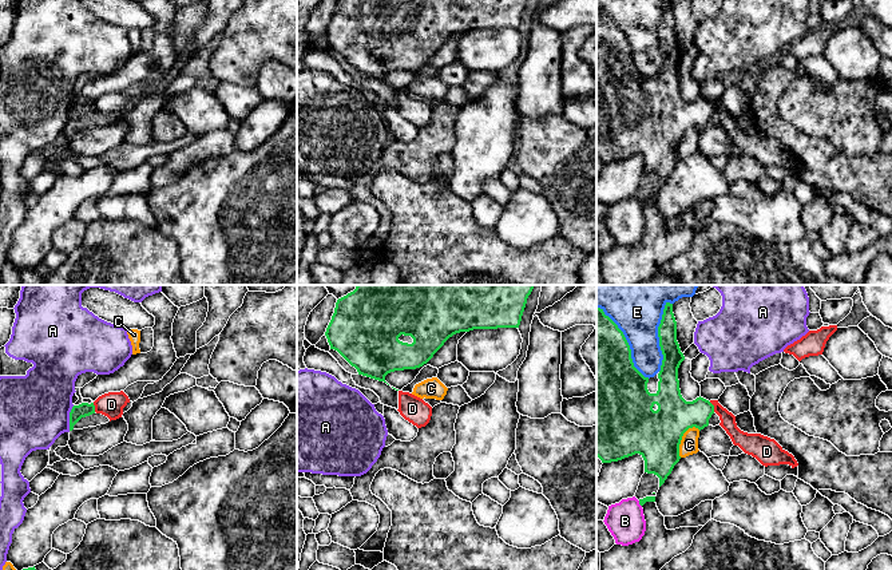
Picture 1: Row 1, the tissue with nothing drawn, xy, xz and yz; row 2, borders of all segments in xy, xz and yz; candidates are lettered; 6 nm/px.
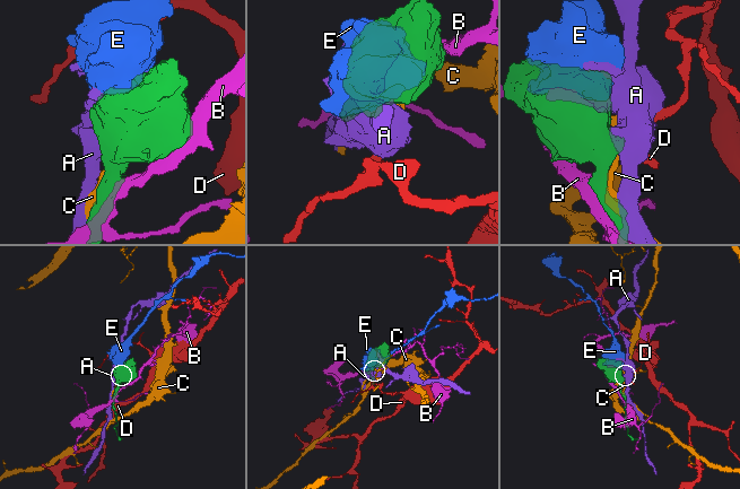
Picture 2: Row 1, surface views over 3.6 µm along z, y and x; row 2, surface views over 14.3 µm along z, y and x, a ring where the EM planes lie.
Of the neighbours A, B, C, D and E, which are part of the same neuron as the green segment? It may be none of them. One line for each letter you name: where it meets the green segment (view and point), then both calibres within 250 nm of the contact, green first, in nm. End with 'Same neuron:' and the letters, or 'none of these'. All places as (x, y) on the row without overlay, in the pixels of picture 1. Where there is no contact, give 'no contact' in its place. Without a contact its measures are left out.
Same neuron: none of these

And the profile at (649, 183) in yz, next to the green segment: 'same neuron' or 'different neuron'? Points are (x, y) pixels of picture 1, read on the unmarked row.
same neuron

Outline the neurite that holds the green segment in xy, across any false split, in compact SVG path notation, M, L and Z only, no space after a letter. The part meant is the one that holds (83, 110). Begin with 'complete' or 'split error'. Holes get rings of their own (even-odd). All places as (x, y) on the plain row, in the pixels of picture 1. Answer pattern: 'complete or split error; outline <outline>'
complete; outline M82 103L79 106L74 106L71 112L70 112L70 131L74 130L74 126L86 116L90 116L95 114L95 106L94 103Z

